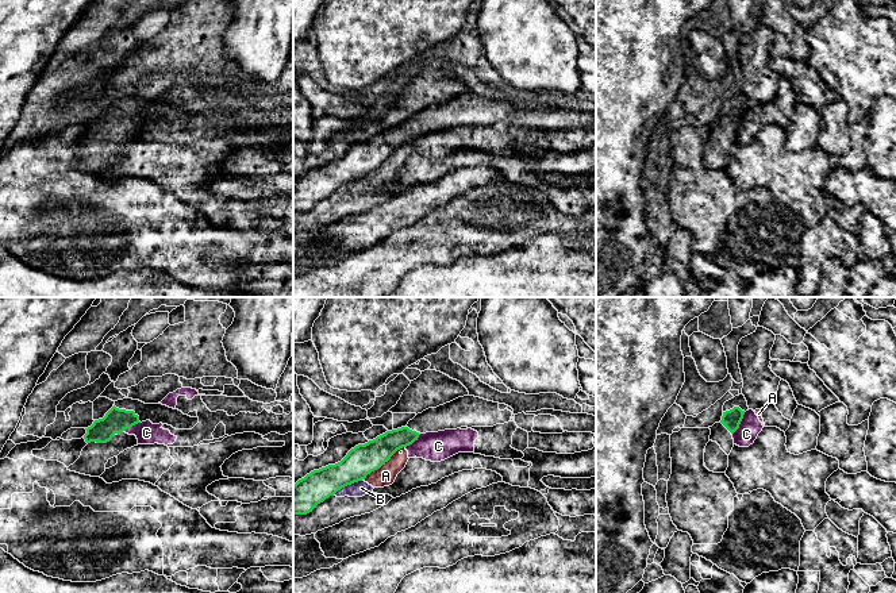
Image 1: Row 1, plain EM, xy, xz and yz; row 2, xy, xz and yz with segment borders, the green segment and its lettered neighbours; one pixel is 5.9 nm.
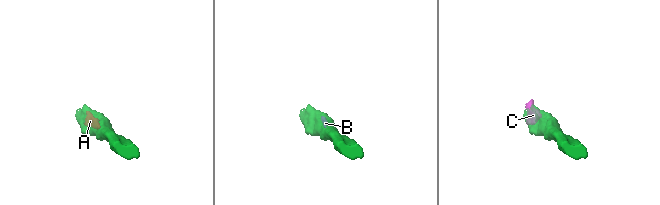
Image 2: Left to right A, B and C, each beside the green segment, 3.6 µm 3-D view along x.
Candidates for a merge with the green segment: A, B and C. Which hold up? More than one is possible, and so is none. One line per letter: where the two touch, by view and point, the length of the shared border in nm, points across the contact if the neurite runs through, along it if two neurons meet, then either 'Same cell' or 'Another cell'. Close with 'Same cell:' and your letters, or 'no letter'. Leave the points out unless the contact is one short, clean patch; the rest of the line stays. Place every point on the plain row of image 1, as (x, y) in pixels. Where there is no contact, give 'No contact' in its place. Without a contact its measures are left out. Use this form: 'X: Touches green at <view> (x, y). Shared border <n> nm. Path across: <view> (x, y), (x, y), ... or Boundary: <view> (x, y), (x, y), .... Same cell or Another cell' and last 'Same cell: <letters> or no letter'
A: Touches green at xz (383, 161). Shared border 320 nm. Another cell
B: Touches green at xz (347, 181). Shared border 200 nm. Boundary: xz (362, 176), (342, 184), (333, 192). Another cell
C: Touches green at yz (739, 120). Shared border 160 nm. Boundary: yz (745, 110), (739, 123), (731, 131). Another cell
Same cell: no letter

